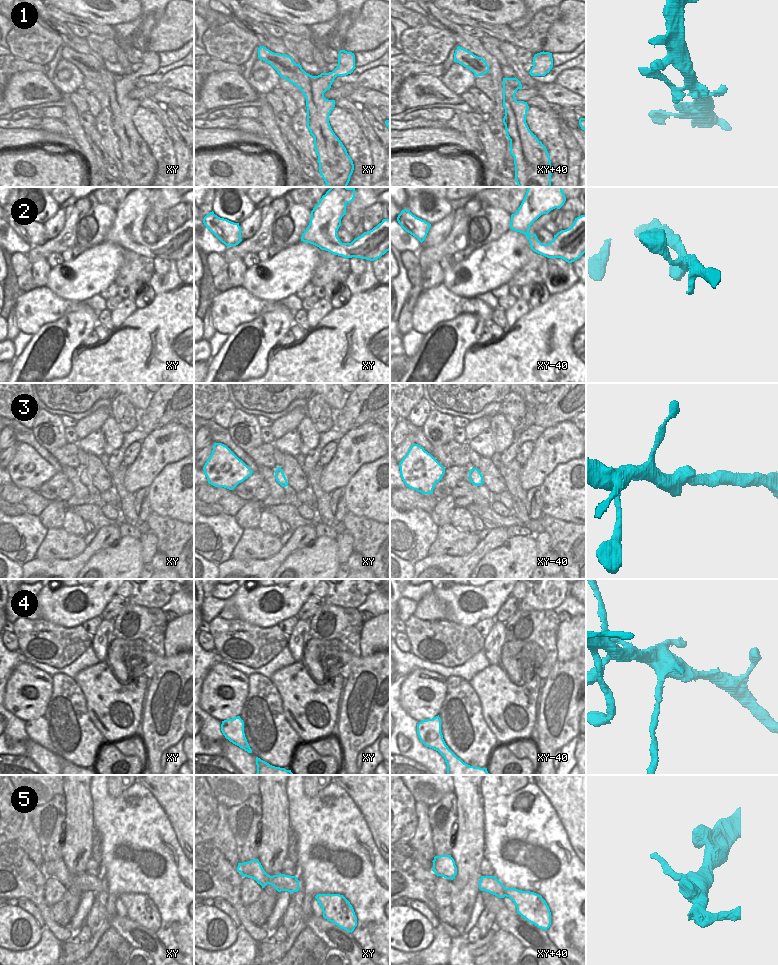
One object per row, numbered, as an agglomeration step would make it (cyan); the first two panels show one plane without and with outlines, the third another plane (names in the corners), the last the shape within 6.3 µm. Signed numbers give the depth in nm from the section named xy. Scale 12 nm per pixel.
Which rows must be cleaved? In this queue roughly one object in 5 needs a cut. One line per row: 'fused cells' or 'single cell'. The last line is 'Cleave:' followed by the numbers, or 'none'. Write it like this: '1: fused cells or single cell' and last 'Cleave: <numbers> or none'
1: single cell
2: single cell
3: single cell
4: fused cells
5: single cell
Cleave: 4

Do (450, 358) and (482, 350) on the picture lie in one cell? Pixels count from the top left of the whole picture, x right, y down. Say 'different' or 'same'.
different

